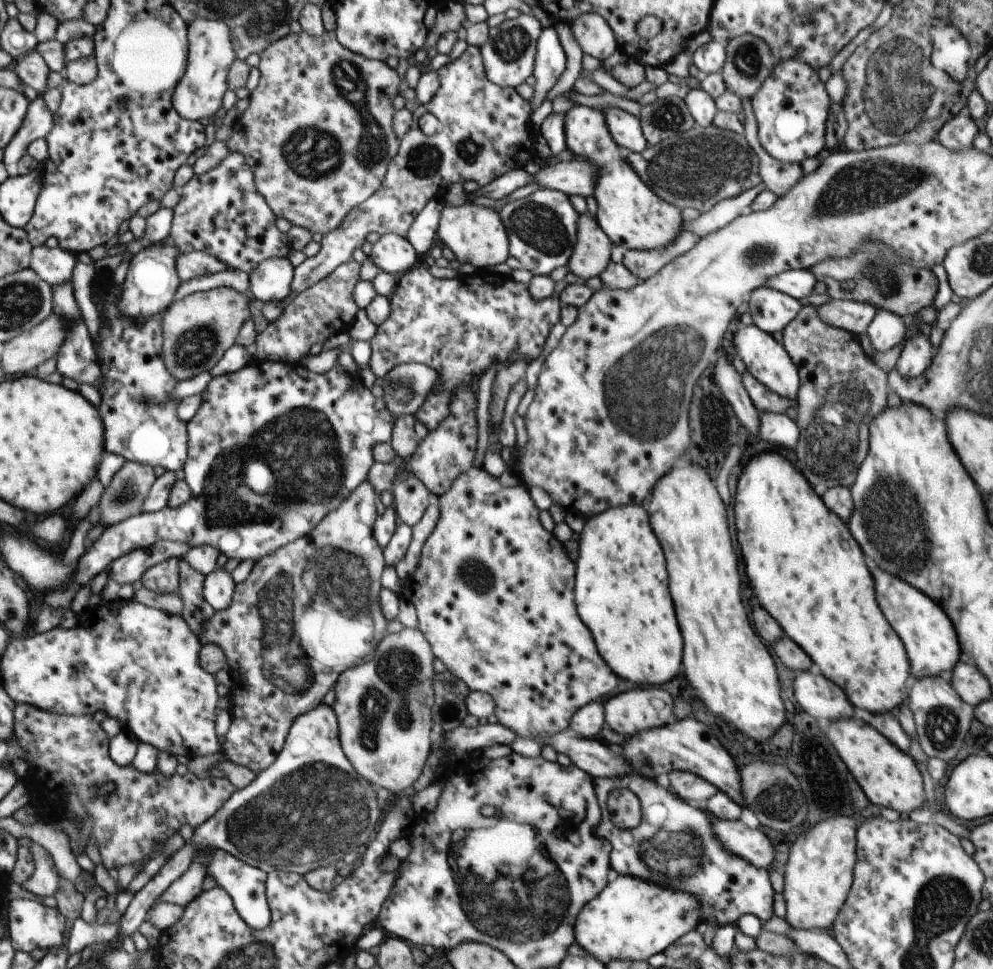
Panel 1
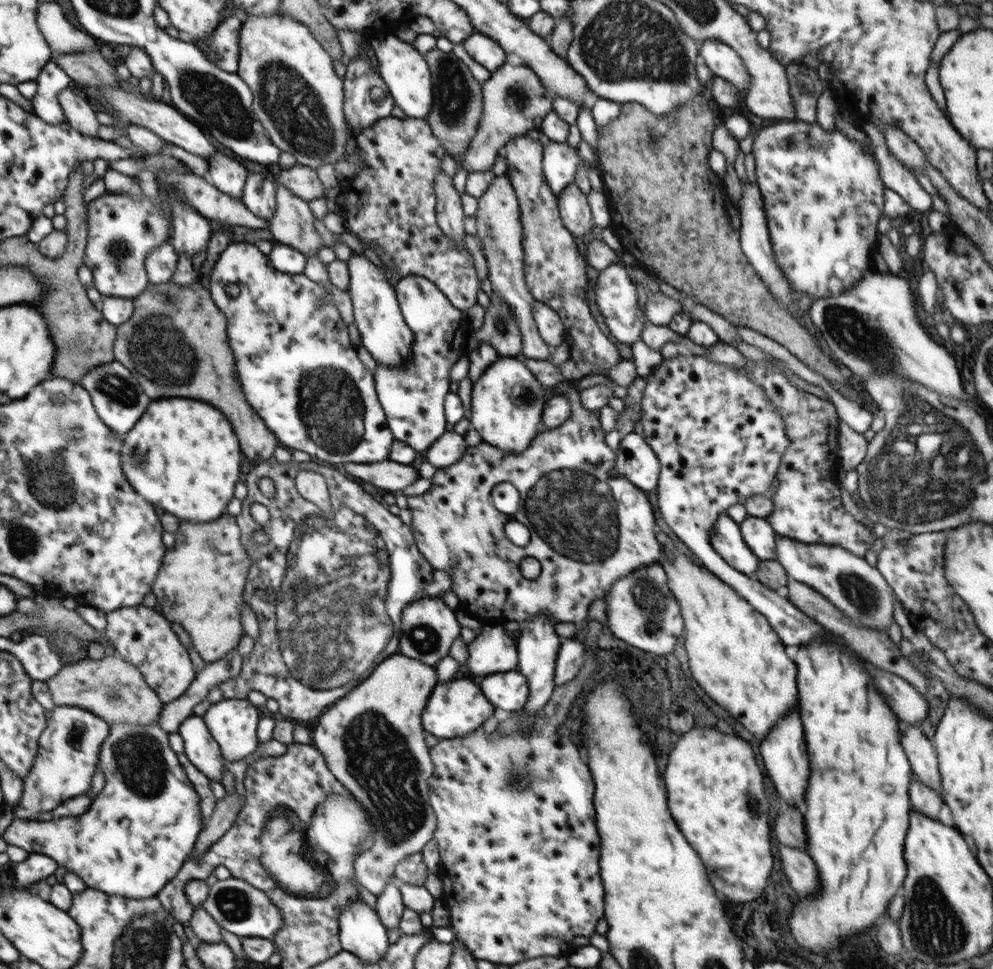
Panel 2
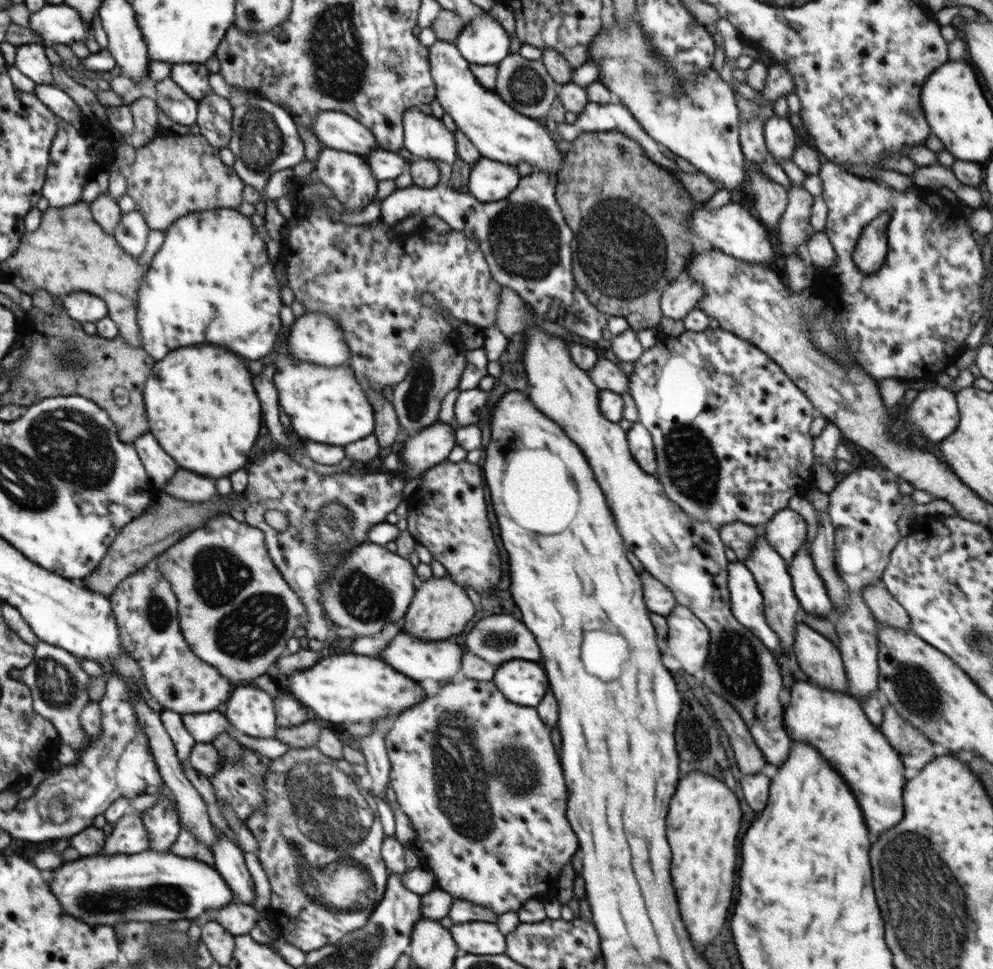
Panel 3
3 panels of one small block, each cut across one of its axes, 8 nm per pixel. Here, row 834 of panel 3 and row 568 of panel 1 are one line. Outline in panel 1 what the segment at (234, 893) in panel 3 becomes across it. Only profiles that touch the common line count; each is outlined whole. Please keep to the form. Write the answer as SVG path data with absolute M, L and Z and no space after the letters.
M222 567L207 574L203 585L204 598L213 606L214 610L219 611L225 609L233 601L237 584L232 573Z

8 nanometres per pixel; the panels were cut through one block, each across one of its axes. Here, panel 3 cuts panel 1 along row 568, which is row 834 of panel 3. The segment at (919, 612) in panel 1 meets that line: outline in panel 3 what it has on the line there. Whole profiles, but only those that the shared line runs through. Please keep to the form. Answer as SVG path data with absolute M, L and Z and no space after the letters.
M807 680L805 682L795 682L790 689L791 699L788 707L783 709L783 723L786 730L792 728L794 732L794 741L806 741L818 748L818 752L840 773L854 796L858 796L860 808L866 816L868 830L876 836L882 832L890 830L896 826L896 822L901 822L904 816L903 788L906 784L904 780L905 768L899 755L888 739L874 726L866 716L861 707L861 702L854 696L838 692L837 690L828 690L822 688L814 682Z

